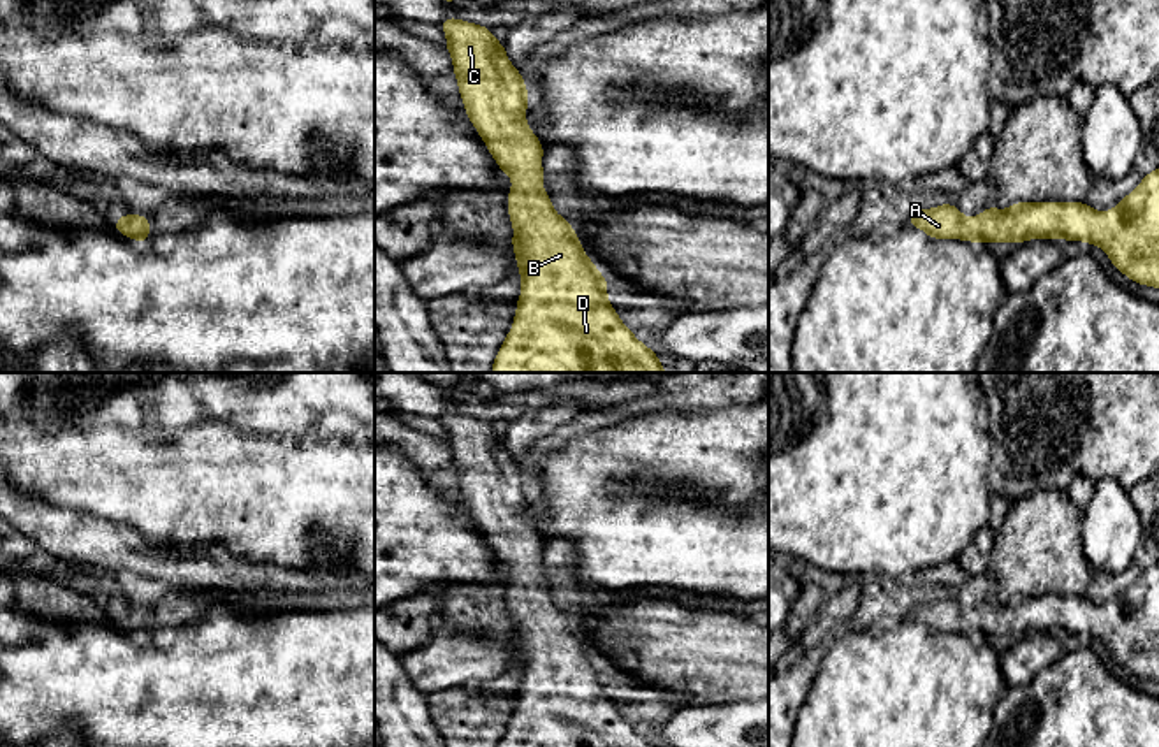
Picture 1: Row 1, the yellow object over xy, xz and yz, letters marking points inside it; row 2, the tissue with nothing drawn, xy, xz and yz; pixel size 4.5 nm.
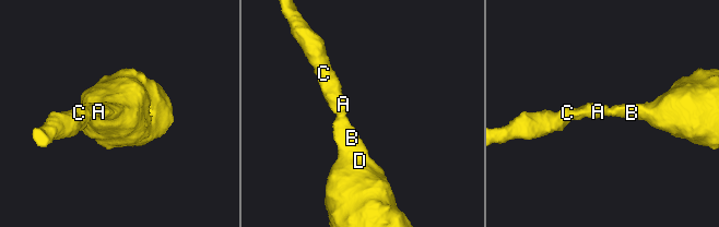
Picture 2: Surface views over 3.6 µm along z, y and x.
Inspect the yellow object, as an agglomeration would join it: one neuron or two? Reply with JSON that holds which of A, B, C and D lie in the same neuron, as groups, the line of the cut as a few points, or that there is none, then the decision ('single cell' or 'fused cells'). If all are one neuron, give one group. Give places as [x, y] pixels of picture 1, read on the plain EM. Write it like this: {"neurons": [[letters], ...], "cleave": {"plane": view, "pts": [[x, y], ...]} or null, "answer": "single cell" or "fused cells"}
{"neurons": [["A", "B", "C", "D"]], "cleave": null, "answer": "single cell"}

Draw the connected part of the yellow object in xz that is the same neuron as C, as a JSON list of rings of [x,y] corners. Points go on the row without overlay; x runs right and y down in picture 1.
[[[445,411],[454,469],[464,504],[499,562],[515,577],[508,582],[508,612],[514,619],[512,642],[522,684],[512,724],[498,747],[656,747],[640,736],[607,694],[609,675],[586,650],[572,617],[561,612],[540,580],[543,538],[526,517],[528,482],[492,424],[457,411]]]

